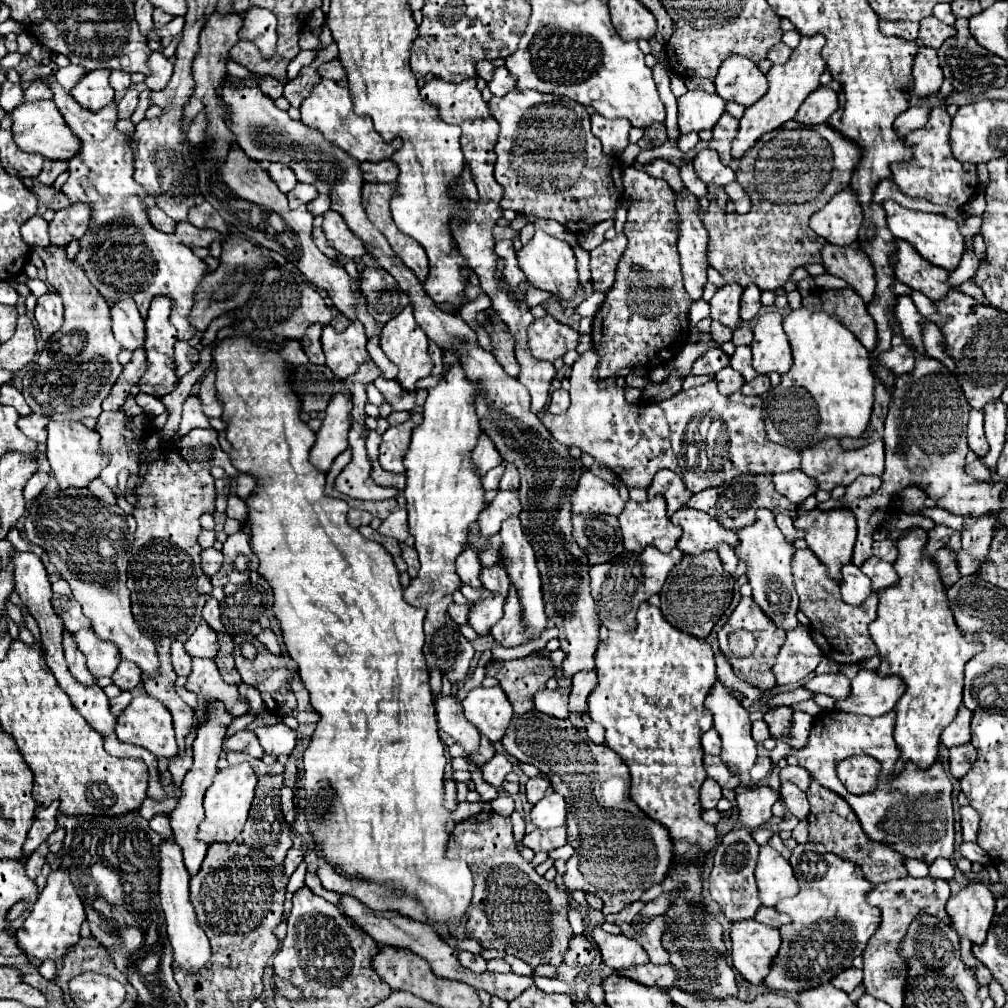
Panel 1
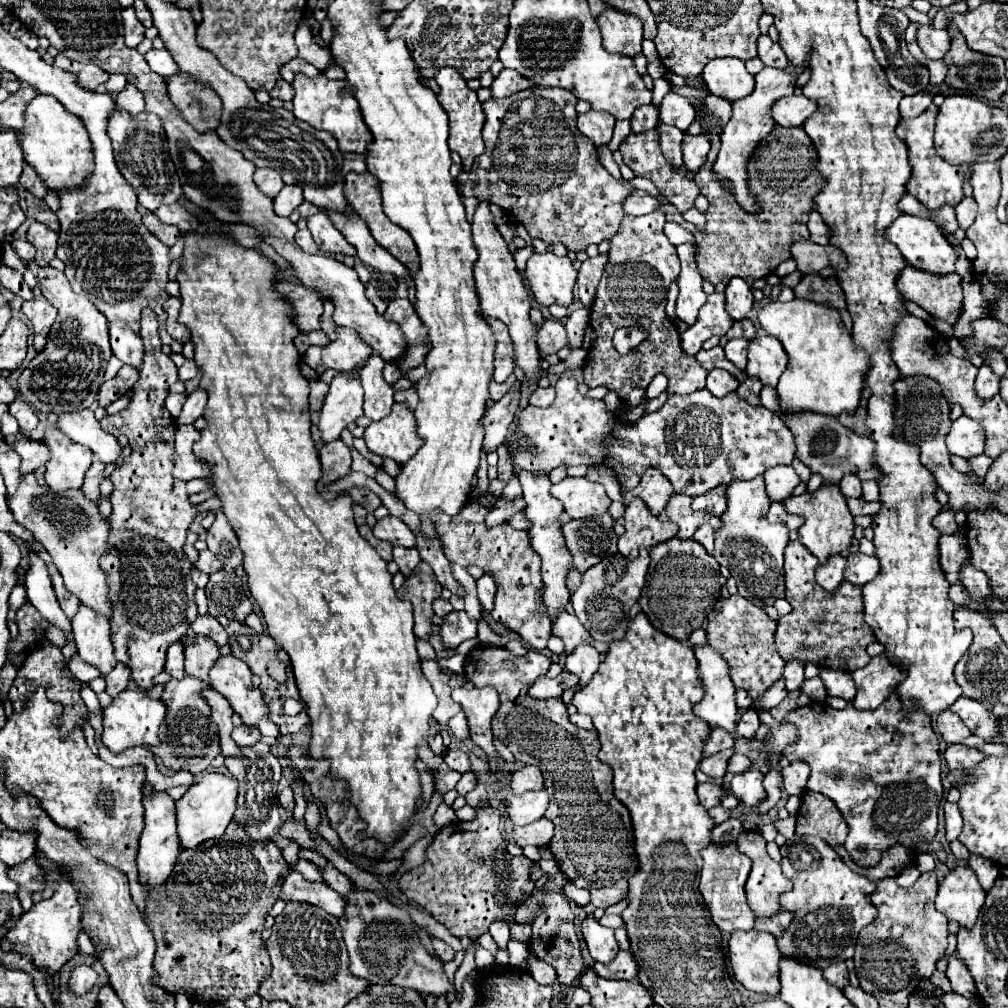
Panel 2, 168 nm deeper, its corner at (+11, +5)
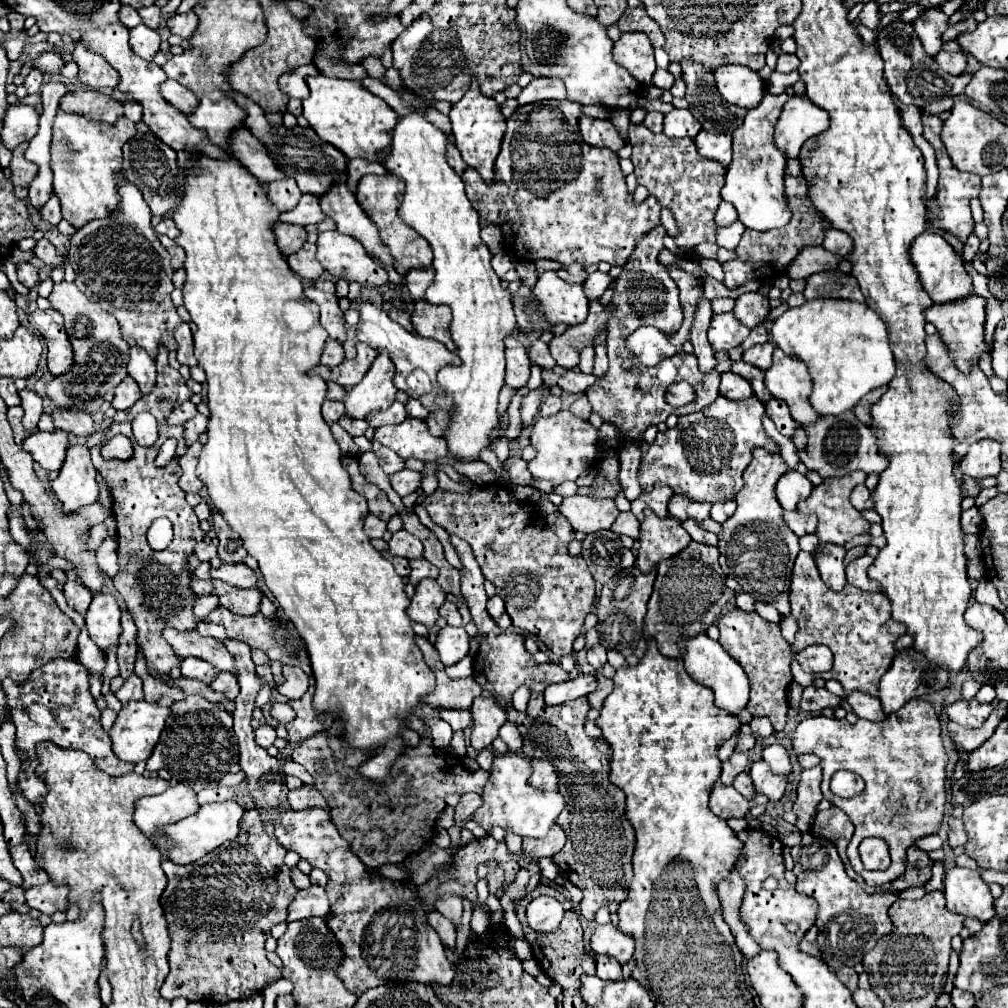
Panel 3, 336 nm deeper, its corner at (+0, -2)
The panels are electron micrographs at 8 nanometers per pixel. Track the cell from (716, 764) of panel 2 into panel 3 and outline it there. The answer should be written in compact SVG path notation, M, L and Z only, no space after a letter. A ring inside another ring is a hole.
M732 754L724 764L722 764L722 776L720 776L720 782L722 784L732 784L734 776L740 774L742 770L746 770L746 764L748 764L748 754Z

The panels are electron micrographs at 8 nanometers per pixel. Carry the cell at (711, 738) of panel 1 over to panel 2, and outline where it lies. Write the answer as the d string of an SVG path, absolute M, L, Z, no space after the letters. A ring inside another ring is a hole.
M713 729L709 739L705 741L705 755L713 755L713 753L719 753L723 749L729 749L735 745L735 739L729 737L729 733L725 733L725 729Z

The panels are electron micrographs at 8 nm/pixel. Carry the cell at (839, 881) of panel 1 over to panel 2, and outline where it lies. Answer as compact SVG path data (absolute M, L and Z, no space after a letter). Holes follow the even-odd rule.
M809 835L787 841L781 847L781 855L783 875L795 885L793 891L781 895L781 907L793 911L795 919L777 939L779 951L799 961L803 953L805 961L819 969L825 969L829 963L851 959L859 931L877 917L877 909L869 901L869 895L875 893L877 885L867 877L853 873L819 837Z

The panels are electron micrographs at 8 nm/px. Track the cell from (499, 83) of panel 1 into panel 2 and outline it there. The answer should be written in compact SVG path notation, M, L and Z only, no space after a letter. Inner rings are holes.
M503 69L501 75L495 77L491 93L493 93L493 97L509 97L517 91L531 89L531 87L533 87L533 83L527 77L521 77L521 73L511 71L511 69Z

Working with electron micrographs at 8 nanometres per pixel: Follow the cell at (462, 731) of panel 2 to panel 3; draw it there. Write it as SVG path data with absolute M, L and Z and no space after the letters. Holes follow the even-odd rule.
M468 710L464 712L444 712L444 720L452 726L454 732L458 730L470 730L472 728L472 714Z

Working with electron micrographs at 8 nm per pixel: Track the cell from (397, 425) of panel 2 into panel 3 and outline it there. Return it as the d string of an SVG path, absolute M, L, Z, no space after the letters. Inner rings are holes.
M408 416L402 424L382 426L374 432L374 440L392 448L400 458L418 458L422 462L434 462L448 454L444 438L436 438L428 432L422 420Z

